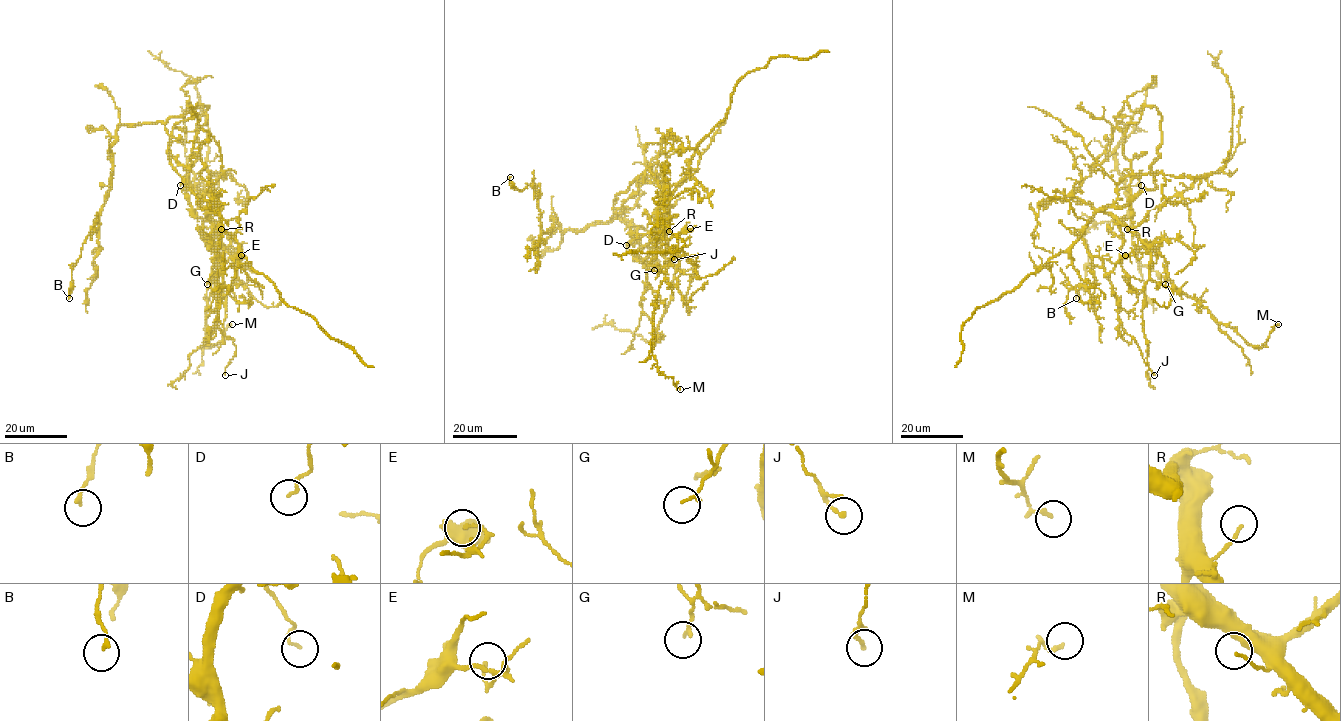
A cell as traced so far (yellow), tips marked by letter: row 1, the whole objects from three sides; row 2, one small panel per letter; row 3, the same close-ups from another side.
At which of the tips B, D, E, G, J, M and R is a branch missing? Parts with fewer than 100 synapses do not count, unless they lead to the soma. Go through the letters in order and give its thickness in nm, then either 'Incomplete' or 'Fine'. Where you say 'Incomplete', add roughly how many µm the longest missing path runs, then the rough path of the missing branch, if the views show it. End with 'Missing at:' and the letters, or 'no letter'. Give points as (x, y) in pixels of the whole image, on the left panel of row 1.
B: Thickness 150 nm. Fine
D: Thickness 110 nm. Fine
E: Thickness 110 nm. Fine
G: Thickness 110 nm. Fine
J: Thickness 140 nm. Fine
M: Thickness 100 nm. Fine
R: Thickness 120 nm. Fine
Missing at: no letter

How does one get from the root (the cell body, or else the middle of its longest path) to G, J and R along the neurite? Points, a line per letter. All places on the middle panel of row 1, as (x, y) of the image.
G: (644, 171), (655, 164), (661, 167), (663, 203), (655, 218), (671, 253), (671, 264), (664, 271), (654, 270)
J: (644, 171), (661, 167), (667, 196), (667, 187), (659, 181), (665, 200), (657, 214), (684, 242), (674, 259)
R: (644, 171), (655, 164), (661, 167), (663, 203), (656, 210), (655, 220), (665, 235), (669, 231)

